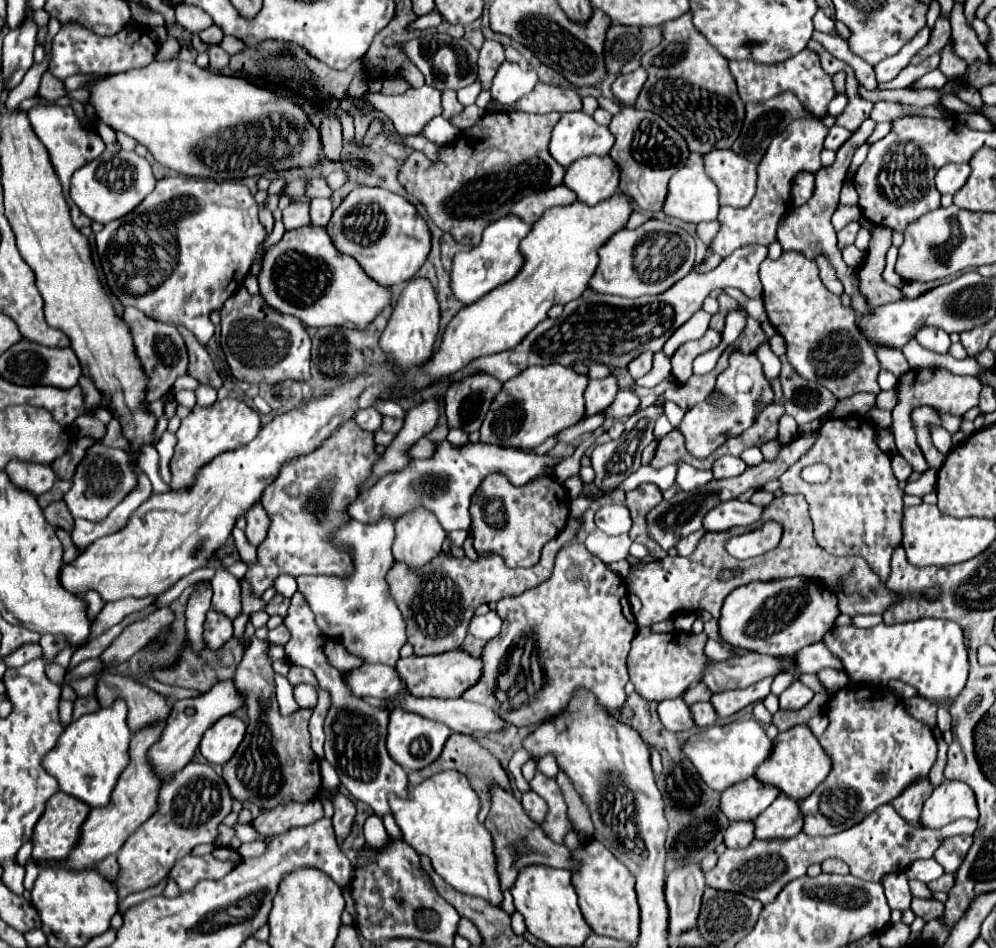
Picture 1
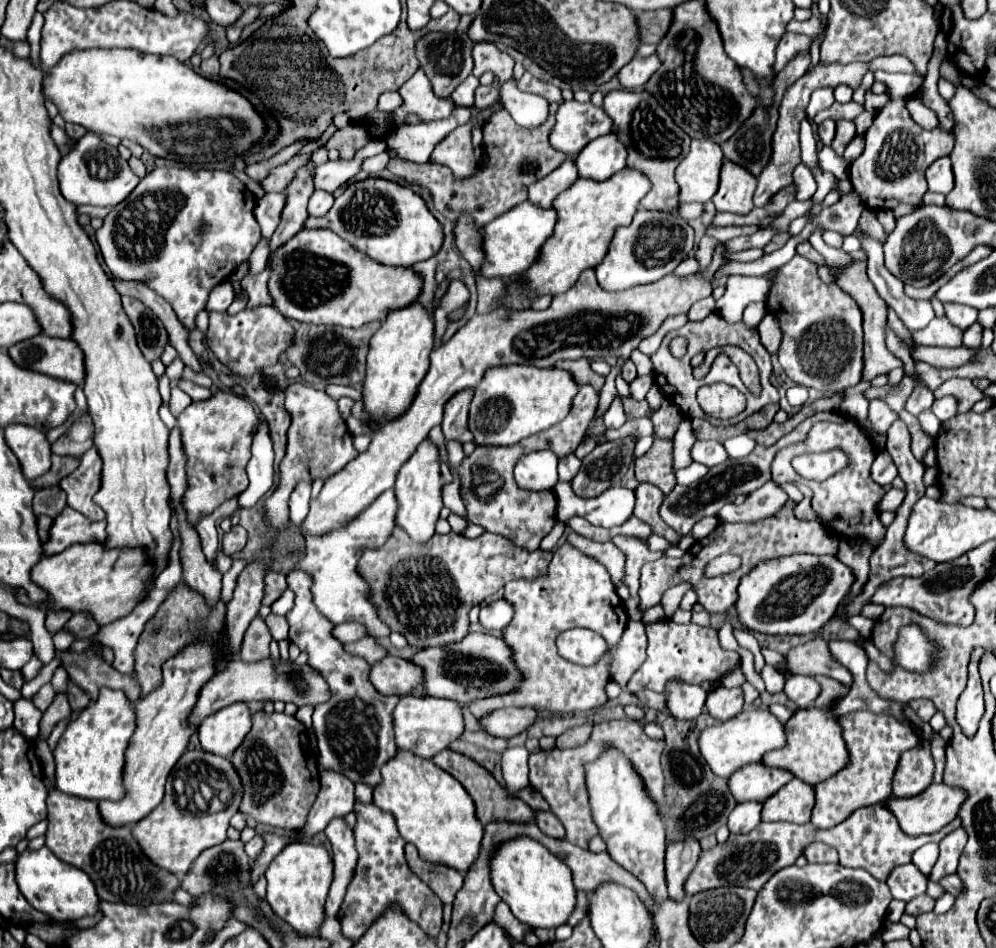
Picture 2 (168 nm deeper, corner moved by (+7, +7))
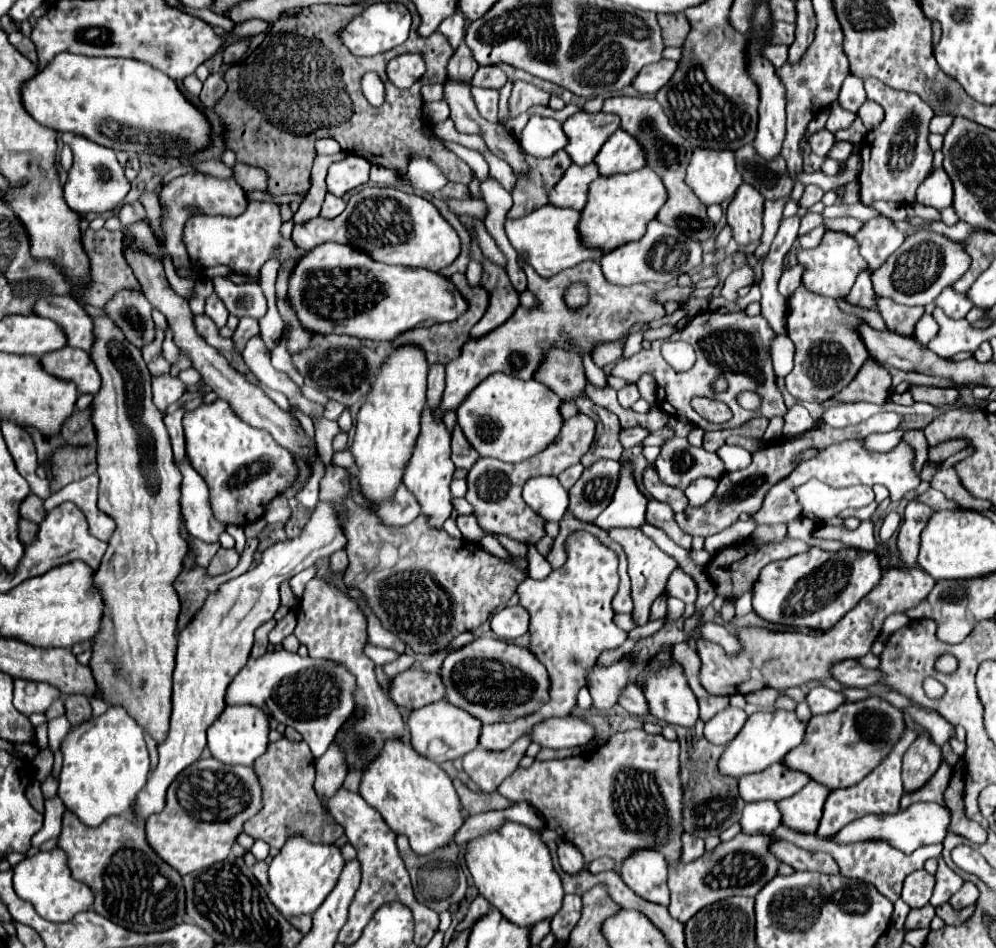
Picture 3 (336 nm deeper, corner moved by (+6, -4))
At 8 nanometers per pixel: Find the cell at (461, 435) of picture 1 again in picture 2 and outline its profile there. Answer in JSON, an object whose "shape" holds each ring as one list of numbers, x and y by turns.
{"shape":[[448,440,448,442,446,442,446,448,448,448,450,464,452,464,452,466,458,466,458,464,464,460,464,448,462,448,462,442,458,442,458,440]]}

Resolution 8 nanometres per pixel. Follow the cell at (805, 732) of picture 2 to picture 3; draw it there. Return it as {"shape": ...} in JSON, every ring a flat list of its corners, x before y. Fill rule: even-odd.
{"shape":[[869,697,855,703,847,701,827,715,811,717,803,743,789,751,783,763,791,769,811,775,811,779,823,783,829,789,857,785,891,753,905,729,907,725,903,711,881,697],[861,723,865,723,865,735]]}

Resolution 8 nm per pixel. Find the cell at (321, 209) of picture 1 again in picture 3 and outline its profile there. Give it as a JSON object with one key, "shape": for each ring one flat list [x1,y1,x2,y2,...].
{"shape":[[327,193,321,215,323,217,337,217,337,215,341,215,341,211,345,211,345,207,347,207,347,203,341,197,337,197,333,193]]}

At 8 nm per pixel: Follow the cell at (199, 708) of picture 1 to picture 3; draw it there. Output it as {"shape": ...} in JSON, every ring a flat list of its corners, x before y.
{"shape":[[285,649,267,651,261,657,249,657,247,665,227,689,227,705,253,703,271,713,283,725,297,729,319,759,333,743,339,727,351,717,355,707,355,677,341,663,329,659,299,657]]}

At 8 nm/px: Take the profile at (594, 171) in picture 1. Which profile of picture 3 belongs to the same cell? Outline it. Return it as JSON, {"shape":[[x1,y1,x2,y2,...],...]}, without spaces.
{"shape":[[617,129,615,135,601,147,599,155,595,157,601,175,615,175,615,173,629,173,635,169,645,167,645,151,643,145,623,129]]}

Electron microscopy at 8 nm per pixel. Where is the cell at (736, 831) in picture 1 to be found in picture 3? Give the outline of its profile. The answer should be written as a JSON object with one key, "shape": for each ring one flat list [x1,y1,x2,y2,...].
{"shape":[[757,801,747,803,741,817,743,833,755,835,755,833,773,833,781,825,781,811,775,801]]}

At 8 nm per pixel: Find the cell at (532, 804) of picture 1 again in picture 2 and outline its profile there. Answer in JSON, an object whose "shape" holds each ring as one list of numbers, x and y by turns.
{"shape":[[536,810,534,814,536,814,536,816,534,816,534,822,538,824,538,828,540,828,544,834,548,834,548,836,552,836,552,838,564,838,564,828,562,828,560,820,558,820,552,812]]}

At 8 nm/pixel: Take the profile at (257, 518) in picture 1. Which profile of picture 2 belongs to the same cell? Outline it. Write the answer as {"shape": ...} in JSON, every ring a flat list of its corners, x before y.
{"shape":[[240,524,232,526,232,530,228,534,224,534,224,538,222,538,222,552,228,554,228,556,240,552,246,544,246,538,248,538,246,530]]}

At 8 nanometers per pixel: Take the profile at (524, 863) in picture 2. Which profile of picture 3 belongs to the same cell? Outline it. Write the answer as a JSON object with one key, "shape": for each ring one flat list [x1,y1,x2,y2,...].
{"shape":[[505,821,501,829,467,841,465,861,479,893,515,925,531,927,545,917,553,917,561,909,565,893,553,869,551,853,529,827]]}

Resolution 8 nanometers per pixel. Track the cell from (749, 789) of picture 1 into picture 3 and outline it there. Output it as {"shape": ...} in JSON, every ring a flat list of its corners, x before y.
{"shape":[[775,763,767,767,767,771,743,775,739,779,739,795,741,797,767,797,771,801,781,801,807,785,811,777,807,773,789,769,785,763]]}

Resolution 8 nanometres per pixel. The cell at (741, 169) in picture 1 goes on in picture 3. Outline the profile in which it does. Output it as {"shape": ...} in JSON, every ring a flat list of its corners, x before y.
{"shape":[[743,183,727,207,727,223,733,229,733,239,737,245,745,247,749,243,759,243,763,235,763,195,755,187]]}

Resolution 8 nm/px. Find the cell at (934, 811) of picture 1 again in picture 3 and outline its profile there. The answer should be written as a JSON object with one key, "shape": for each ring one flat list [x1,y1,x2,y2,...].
{"shape":[[915,803,903,811,897,811,895,815,865,815,861,819,855,819,829,841,837,845,851,845,861,841,887,841,891,847,903,851,905,855,911,855,915,849,923,845,941,843,947,835,949,821,951,821,951,811,947,807,939,803]]}

